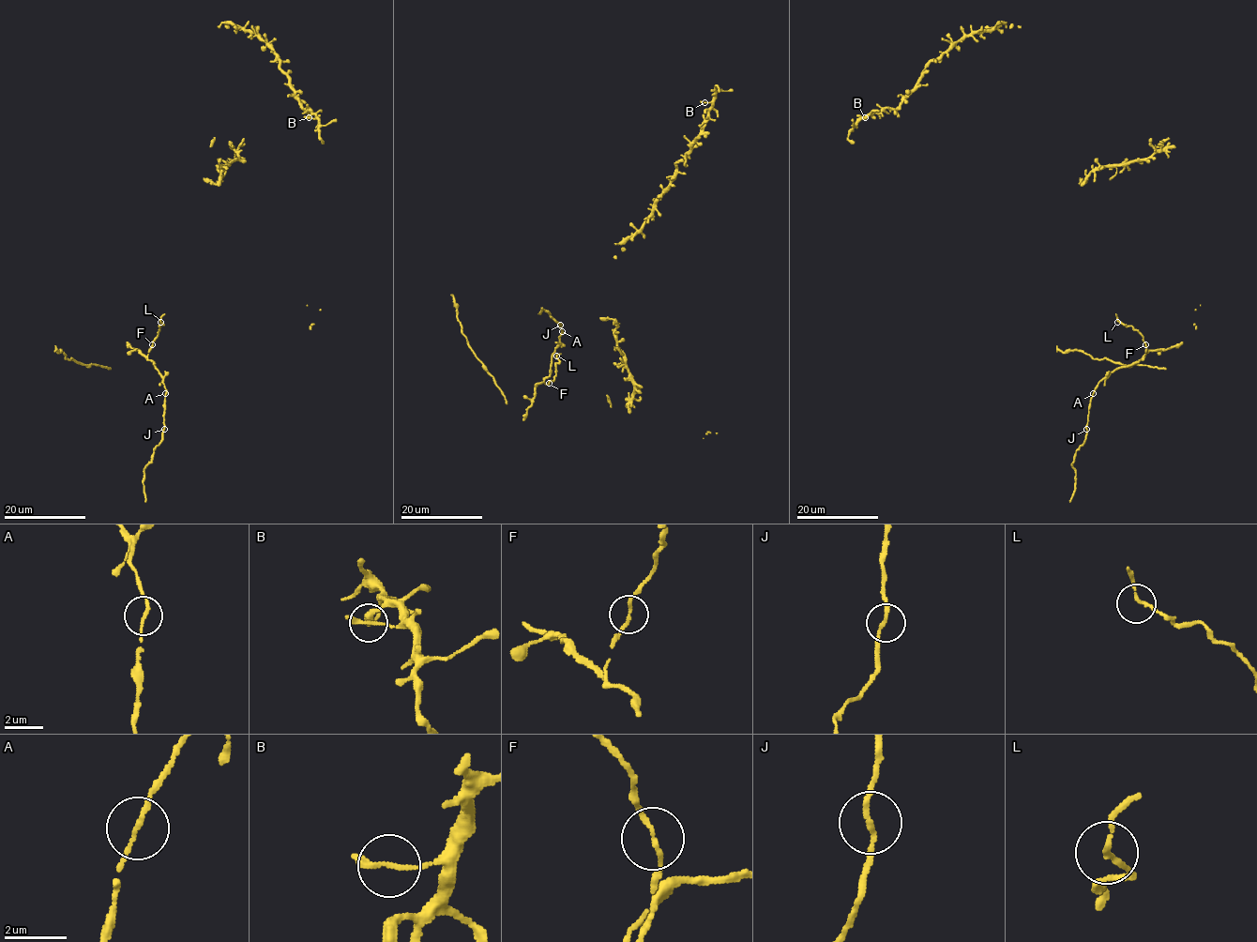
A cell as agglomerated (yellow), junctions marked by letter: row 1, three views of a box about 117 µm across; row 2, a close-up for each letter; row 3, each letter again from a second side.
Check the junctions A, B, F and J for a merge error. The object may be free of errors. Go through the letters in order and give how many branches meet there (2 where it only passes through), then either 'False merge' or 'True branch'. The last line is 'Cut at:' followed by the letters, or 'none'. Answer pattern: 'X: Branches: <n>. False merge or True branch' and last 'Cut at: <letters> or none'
A: Branches: 2. True branch
B: Branches: 2. True branch
F: Branches: 2. True branch
J: Branches: 2. True branch
Cut at: none

